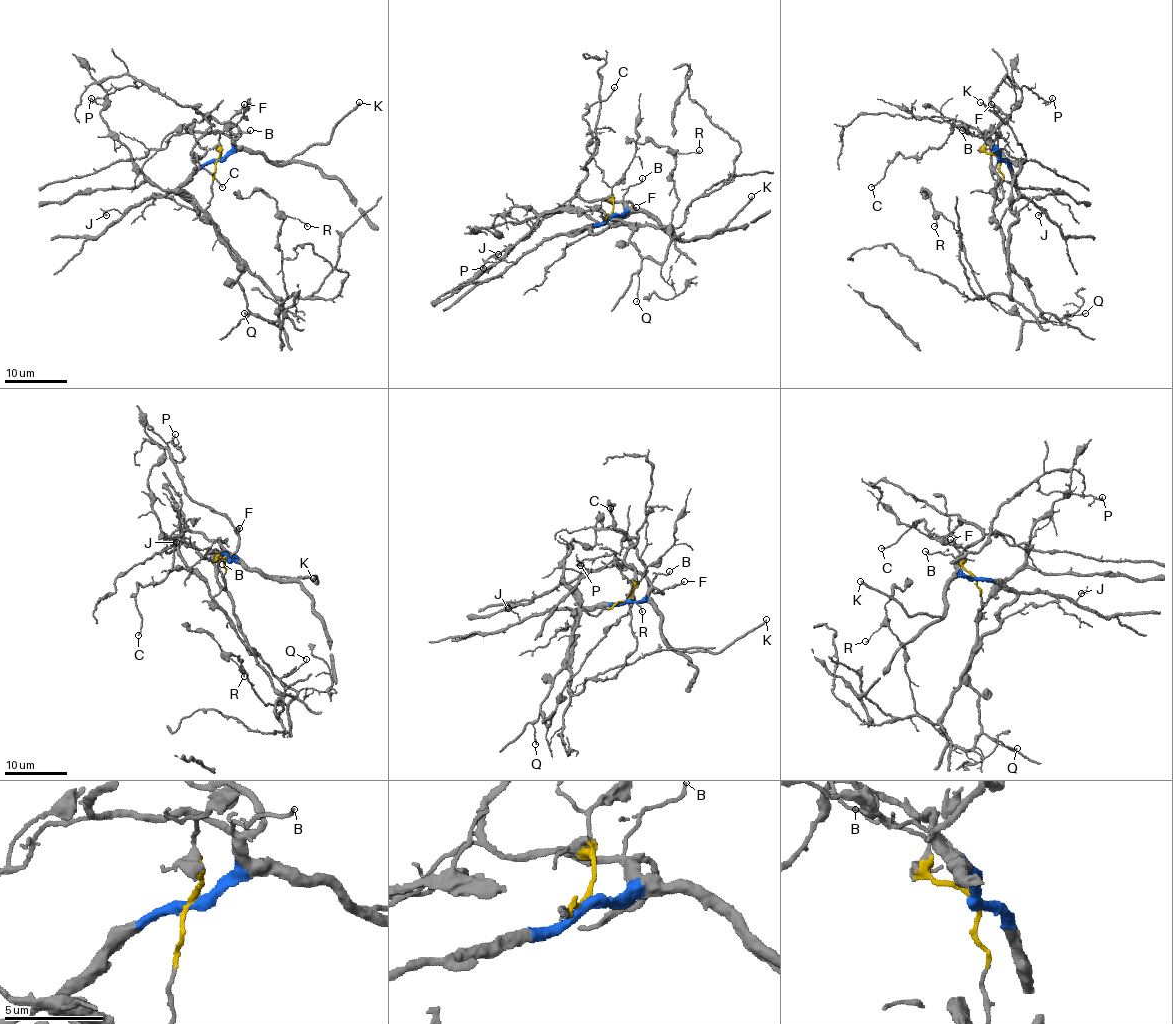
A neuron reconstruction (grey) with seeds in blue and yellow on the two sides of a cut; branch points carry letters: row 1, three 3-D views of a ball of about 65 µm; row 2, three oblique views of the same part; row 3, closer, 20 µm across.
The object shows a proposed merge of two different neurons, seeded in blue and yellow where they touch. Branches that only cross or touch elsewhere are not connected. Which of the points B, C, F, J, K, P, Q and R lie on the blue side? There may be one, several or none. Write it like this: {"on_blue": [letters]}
{"on_blue": ["B", "C", "F", "J", "K", "P"]}

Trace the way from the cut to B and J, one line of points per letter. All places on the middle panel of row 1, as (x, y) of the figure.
B: (610, 215), (619, 215), (624, 210), (622, 198), (629, 187), (638, 184), (643, 178)
J: (610, 215), (565, 234), (543, 238), (514, 262), (495, 257), (499, 254)

